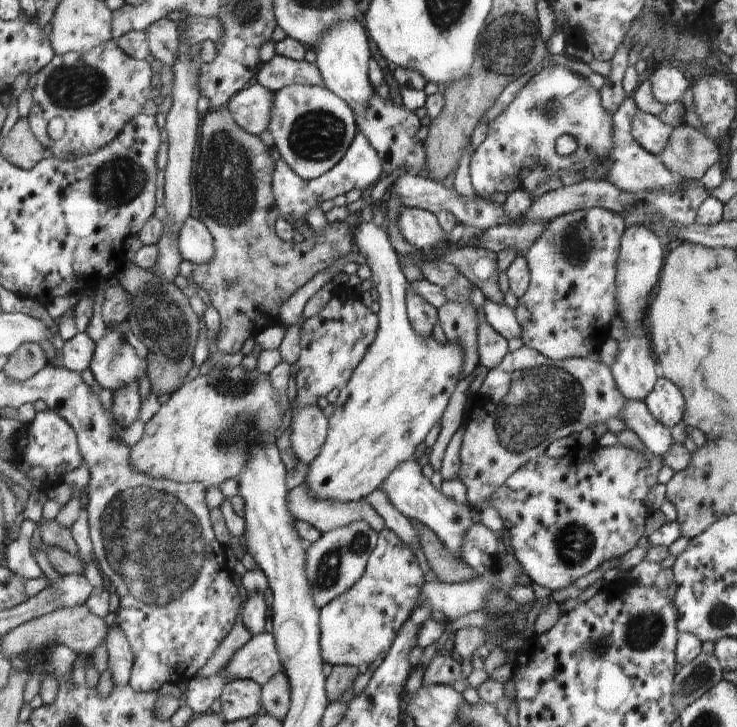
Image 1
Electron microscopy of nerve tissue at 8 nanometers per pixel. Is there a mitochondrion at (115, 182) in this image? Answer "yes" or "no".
yes

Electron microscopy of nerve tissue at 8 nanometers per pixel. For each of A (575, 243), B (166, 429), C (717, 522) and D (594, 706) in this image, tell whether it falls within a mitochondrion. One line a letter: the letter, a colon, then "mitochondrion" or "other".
A: mitochondrion
B: other
C: other
D: other

